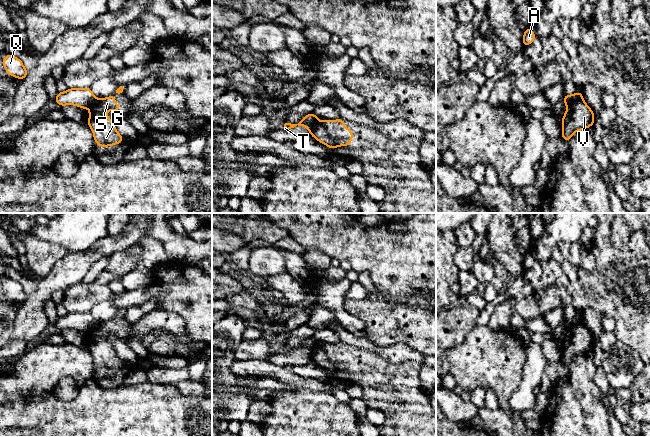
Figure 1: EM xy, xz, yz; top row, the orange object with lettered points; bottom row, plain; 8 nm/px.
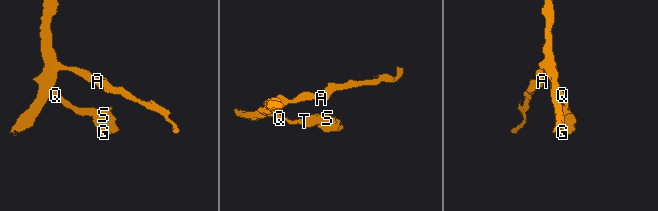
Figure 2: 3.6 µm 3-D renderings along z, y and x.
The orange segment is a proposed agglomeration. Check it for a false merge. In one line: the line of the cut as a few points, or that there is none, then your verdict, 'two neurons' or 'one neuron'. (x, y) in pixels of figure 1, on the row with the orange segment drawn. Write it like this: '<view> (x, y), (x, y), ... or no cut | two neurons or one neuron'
yz (582, 97), (568, 105) | two neurons

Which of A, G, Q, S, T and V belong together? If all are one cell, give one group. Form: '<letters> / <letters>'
A Q T / G S V

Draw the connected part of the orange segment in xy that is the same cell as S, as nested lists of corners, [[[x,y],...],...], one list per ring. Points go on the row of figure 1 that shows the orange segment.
[[[113,94],[107,98],[97,99],[96,103],[90,107],[87,124],[93,132],[97,146],[113,146],[123,141],[124,137],[117,132],[114,123],[106,115],[109,110],[118,112],[120,109]]]

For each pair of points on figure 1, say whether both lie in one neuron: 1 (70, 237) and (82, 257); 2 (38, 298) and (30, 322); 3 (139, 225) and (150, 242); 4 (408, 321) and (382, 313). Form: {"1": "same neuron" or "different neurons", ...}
{"1": "different neurons", "2": "same neuron", "3": "different neurons", "4": "same neuron"}

